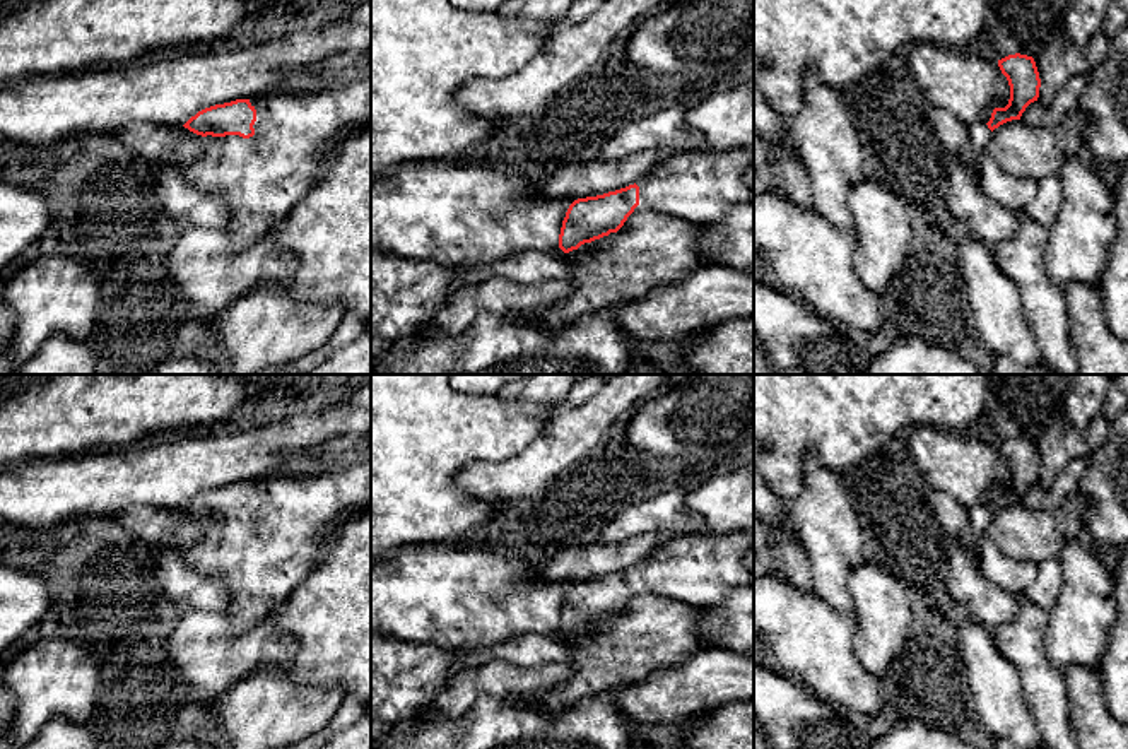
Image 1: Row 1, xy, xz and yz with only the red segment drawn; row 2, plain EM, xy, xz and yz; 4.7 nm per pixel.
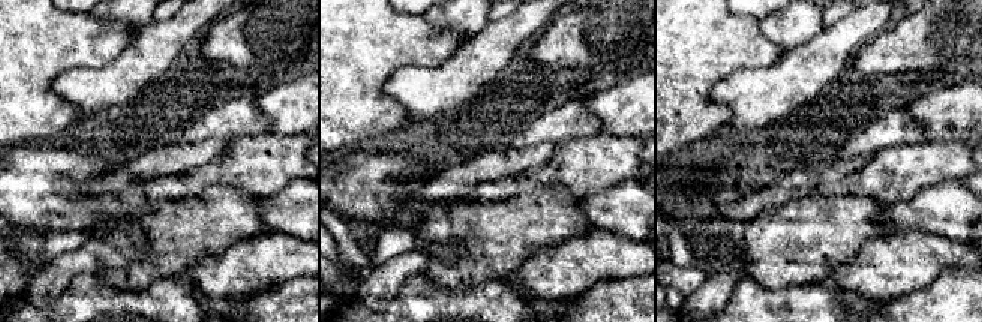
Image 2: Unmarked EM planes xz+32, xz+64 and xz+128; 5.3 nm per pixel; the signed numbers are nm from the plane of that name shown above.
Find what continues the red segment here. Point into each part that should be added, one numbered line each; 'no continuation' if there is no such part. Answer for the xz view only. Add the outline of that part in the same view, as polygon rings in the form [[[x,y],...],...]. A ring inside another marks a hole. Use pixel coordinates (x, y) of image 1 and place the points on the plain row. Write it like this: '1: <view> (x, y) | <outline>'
1: xz (699, 570) | [[[754,532],[667,540],[636,564],[639,588],[634,595],[660,595],[697,607],[718,604],[733,590],[754,588],[754,575],[743,563],[752,547]]]

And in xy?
1: xy (260, 561) | [[[371,463],[314,477],[272,477],[250,486],[256,492],[253,520],[207,518],[197,539],[181,547],[186,566],[220,580],[227,588],[231,602],[226,609],[232,616],[234,634],[251,631],[265,614],[275,612],[326,556],[340,528],[364,513],[364,506],[371,504]]]

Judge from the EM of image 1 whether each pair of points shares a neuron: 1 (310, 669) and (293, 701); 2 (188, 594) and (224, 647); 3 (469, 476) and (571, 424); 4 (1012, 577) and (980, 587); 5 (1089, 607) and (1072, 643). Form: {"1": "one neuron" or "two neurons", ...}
{"1": "two neurons", "2": "two neurons", "3": "one neuron", "4": "two neurons", "5": "one neuron"}

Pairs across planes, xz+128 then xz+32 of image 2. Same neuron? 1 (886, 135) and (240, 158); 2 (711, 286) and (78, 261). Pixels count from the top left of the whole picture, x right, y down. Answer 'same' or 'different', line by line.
1: different
2: same

